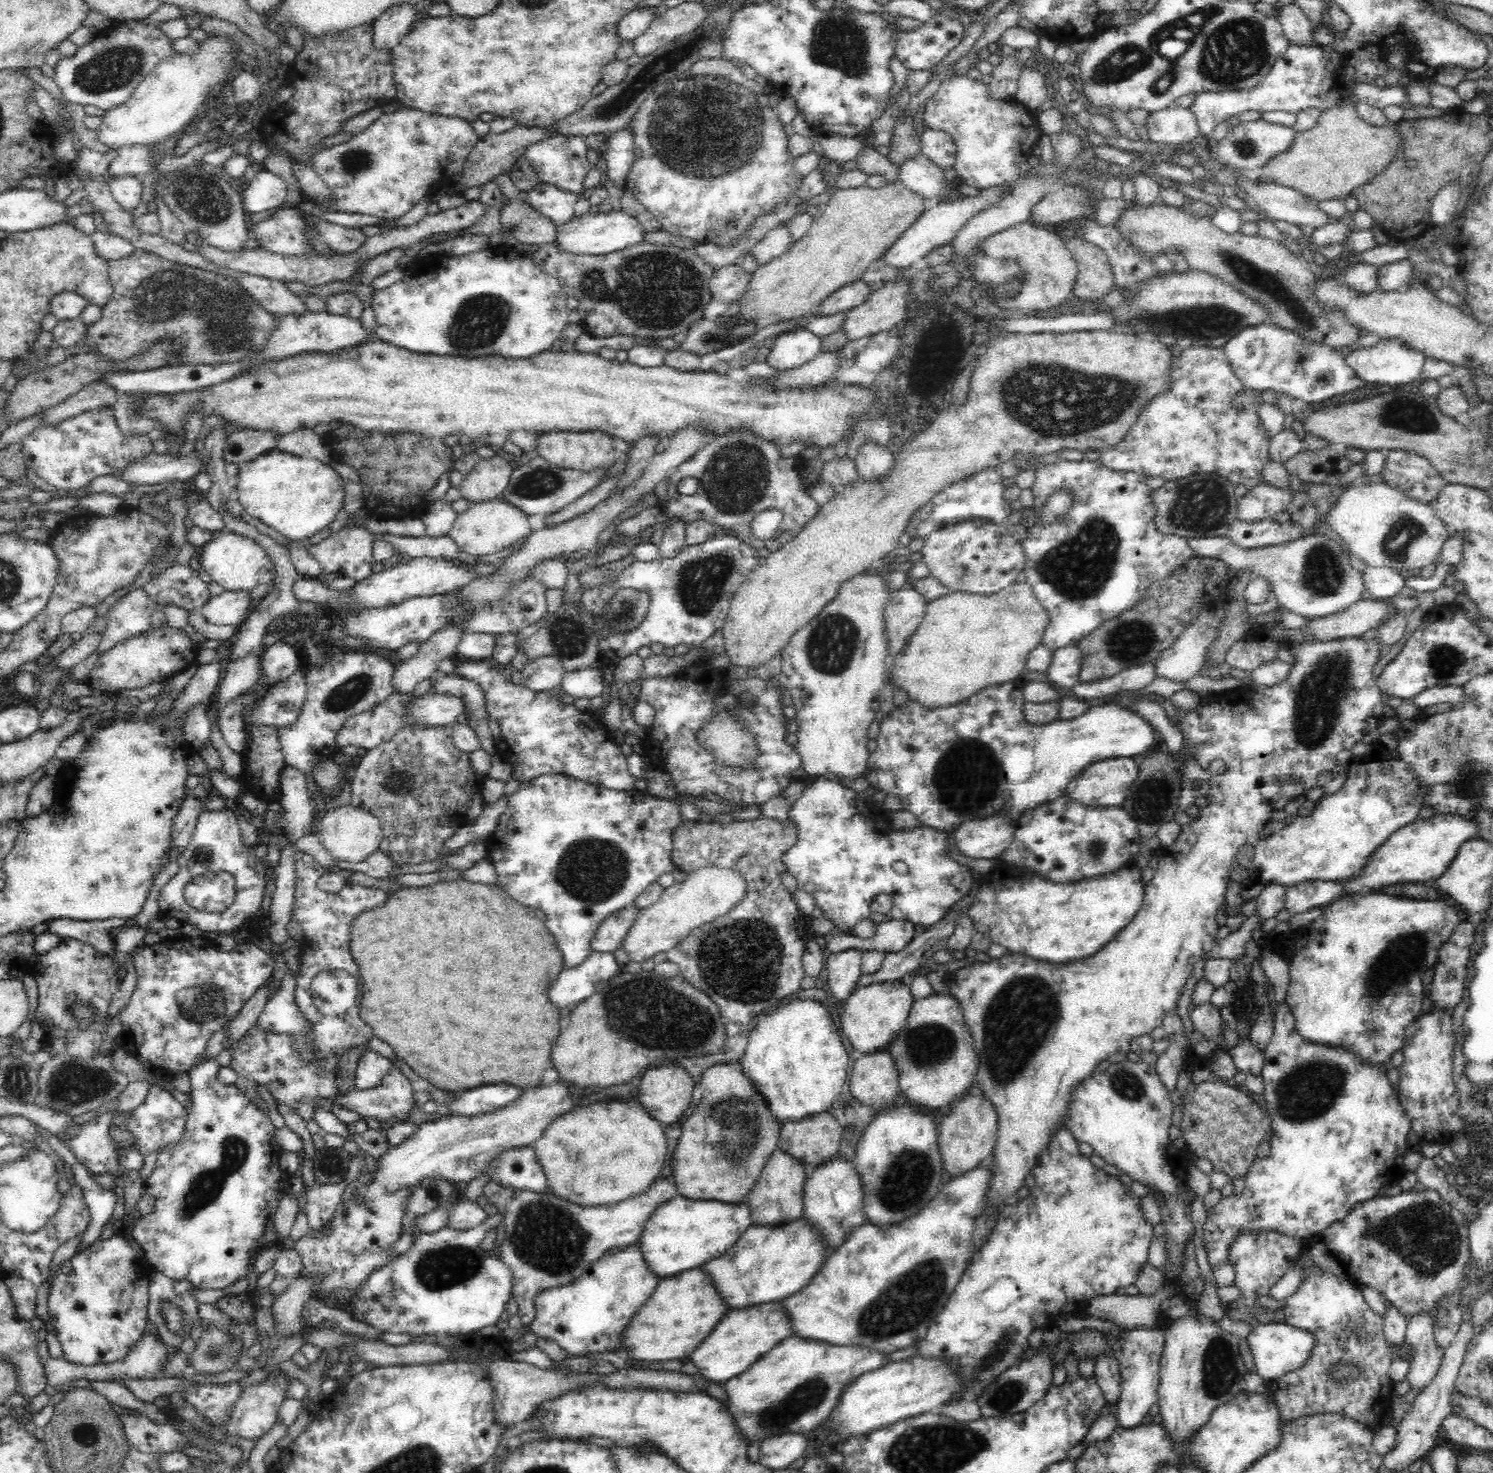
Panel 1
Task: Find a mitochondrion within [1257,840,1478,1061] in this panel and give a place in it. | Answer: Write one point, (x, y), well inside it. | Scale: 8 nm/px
(1405, 953)

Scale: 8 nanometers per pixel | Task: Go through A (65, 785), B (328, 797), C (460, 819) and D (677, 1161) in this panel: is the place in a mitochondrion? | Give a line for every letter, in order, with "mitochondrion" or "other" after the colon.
A: other
B: other
C: other
D: other

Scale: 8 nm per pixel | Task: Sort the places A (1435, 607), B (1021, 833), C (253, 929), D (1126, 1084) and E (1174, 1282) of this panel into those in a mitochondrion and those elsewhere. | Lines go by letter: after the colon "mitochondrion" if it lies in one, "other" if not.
A: other
B: other
C: other
D: mitochondrion
E: other

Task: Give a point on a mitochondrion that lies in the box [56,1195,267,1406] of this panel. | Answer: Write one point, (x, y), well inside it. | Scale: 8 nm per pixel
(212, 1350)

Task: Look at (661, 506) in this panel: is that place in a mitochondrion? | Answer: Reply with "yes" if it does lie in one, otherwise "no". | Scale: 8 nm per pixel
no

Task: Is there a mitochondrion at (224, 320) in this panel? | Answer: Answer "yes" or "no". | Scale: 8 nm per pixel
yes

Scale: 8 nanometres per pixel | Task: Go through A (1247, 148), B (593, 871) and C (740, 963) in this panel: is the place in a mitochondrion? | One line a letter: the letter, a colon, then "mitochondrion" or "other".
A: mitochondrion
B: mitochondrion
C: mitochondrion

